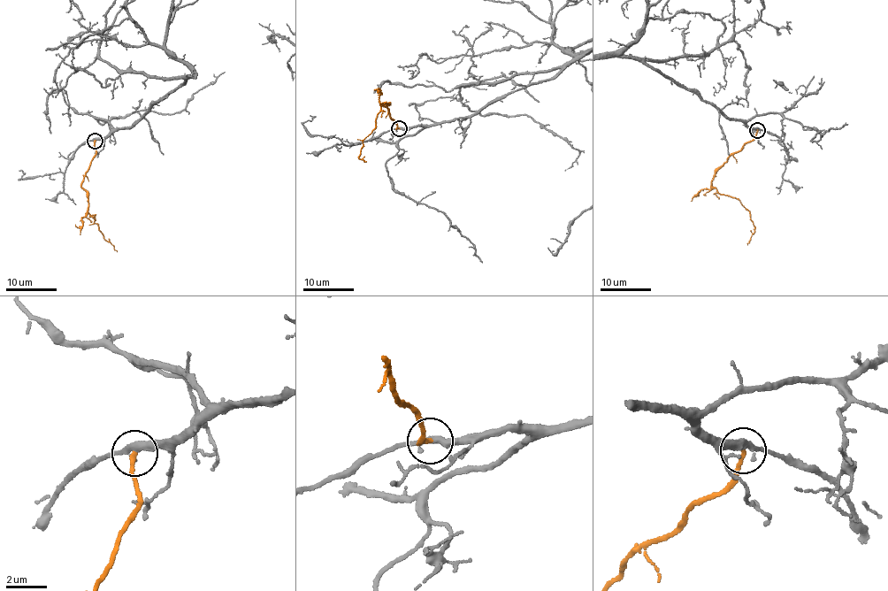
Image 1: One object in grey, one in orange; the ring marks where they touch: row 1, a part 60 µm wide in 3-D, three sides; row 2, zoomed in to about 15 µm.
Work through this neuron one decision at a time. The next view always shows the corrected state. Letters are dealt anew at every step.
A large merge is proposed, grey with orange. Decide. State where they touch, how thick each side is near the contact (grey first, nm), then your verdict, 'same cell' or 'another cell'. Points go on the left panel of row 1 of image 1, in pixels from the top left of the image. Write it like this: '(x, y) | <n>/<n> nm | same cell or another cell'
(95, 141) | 320/200 nm | same cell

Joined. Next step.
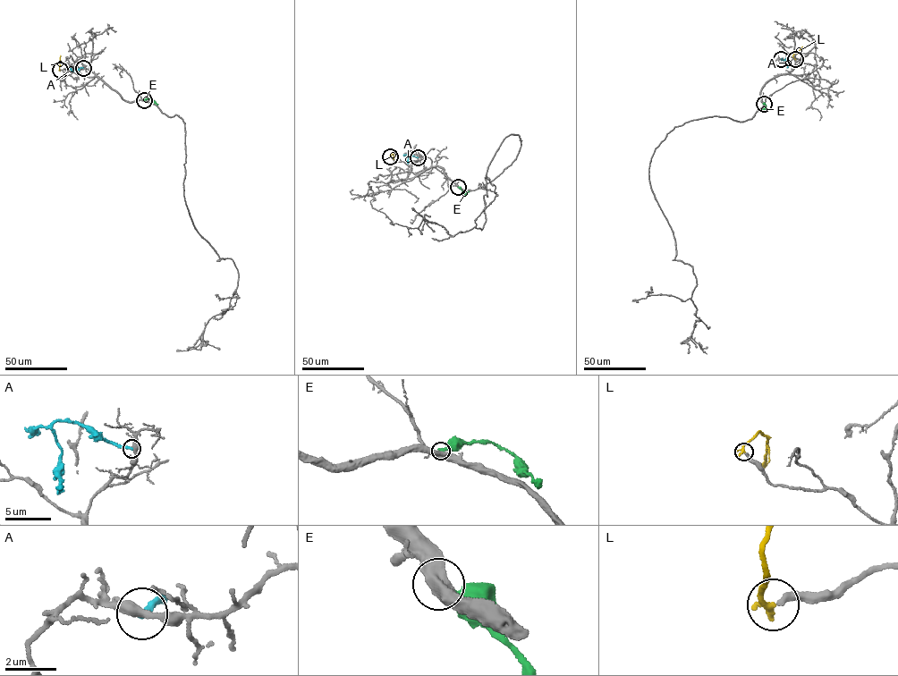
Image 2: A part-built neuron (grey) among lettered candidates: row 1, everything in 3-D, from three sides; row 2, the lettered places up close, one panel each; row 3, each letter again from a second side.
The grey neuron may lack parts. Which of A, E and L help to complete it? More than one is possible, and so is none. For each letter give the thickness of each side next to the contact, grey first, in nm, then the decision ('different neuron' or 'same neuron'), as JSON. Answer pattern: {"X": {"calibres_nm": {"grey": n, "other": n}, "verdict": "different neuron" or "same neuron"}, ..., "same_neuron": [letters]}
{"A": {"calibres_nm": {"grey": 320, "other": 240}, "verdict": "different neuron"}, "E": {"calibres_nm": {"grey": 550, "other": 320}, "verdict": "different neuron"}, "L": {"calibres_nm": {"grey": 280, "other": 280}, "verdict": "same neuron"}, "same_neuron": ["L"]}

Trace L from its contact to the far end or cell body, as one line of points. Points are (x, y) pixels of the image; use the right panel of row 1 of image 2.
L: (795, 59), (792, 54), (802, 46)

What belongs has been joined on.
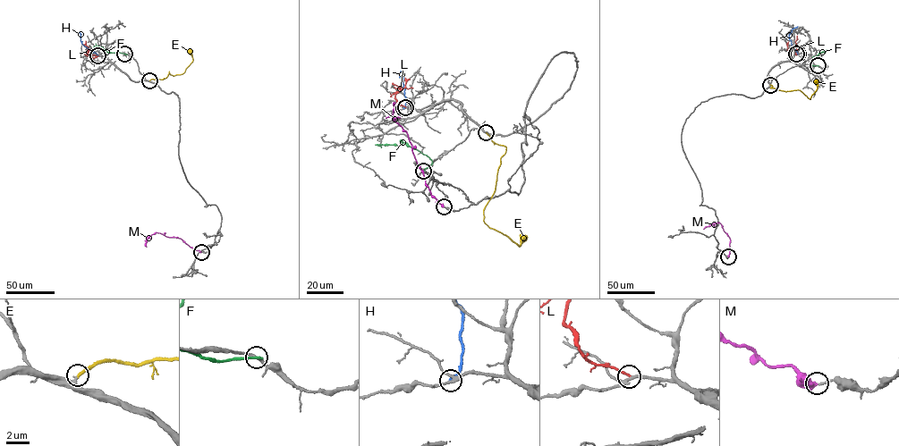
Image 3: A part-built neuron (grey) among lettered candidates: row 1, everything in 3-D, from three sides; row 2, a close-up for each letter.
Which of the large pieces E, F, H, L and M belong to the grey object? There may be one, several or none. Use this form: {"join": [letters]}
{"join": ["E", "M"]}

